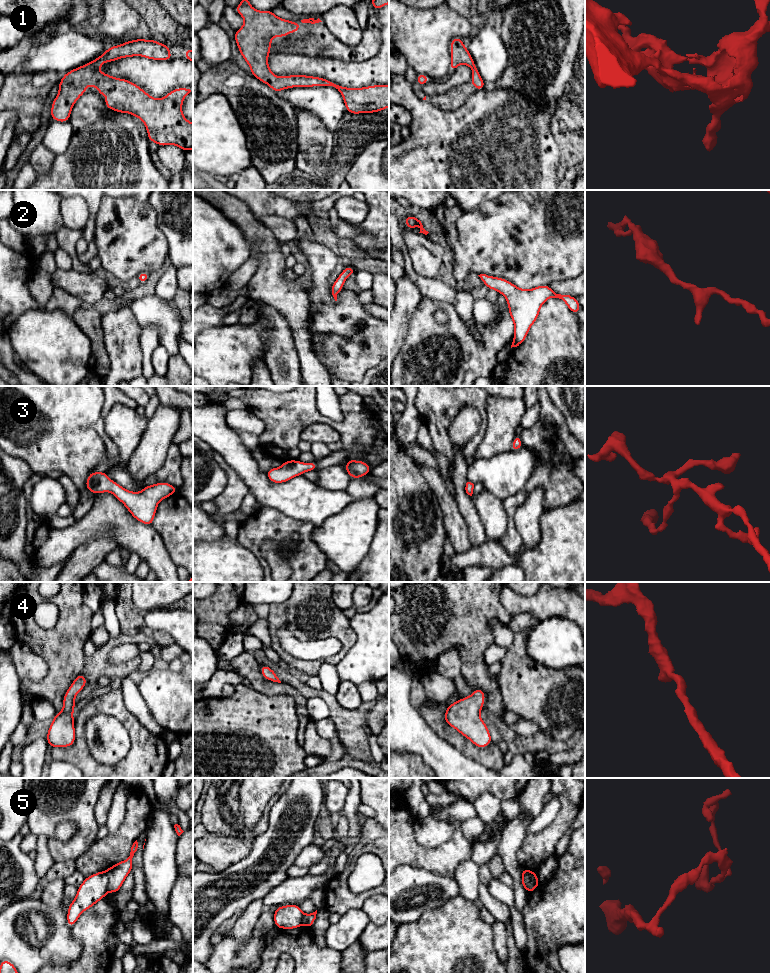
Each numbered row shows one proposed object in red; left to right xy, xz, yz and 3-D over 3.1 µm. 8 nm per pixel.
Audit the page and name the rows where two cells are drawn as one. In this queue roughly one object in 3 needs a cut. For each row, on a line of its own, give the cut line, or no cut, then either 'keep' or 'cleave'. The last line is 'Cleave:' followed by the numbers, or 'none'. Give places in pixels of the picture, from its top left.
1: cut none; keep
2: cut none; keep
3: cut none; keep
4: cut none; keep
5: cut xy (105, 871), (107, 891); cleave
Cleave: 5

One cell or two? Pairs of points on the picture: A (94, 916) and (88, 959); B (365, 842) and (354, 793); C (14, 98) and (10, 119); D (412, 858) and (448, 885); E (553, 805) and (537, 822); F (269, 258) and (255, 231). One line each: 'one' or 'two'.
A: one
B: two
C: two
D: two
E: one
F: one

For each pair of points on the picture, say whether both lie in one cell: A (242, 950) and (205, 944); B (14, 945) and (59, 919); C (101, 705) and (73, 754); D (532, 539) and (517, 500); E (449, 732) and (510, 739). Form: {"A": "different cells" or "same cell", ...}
{"A": "different cells", "B": "same cell", "C": "same cell", "D": "different cells", "E": "different cells"}

